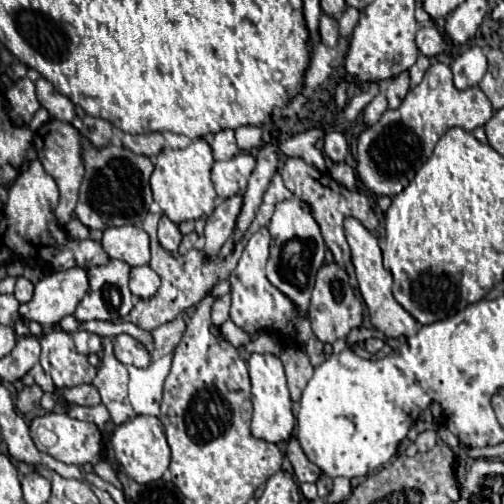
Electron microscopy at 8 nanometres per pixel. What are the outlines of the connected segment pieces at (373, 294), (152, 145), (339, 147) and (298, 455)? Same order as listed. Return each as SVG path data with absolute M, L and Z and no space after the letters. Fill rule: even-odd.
M345 219L345 233L347 233L347 241L351 245L351 253L353 253L353 265L355 265L355 275L359 281L359 293L362 301L368 309L371 323L385 333L385 337L397 339L401 335L413 335L417 333L417 321L393 299L391 295L391 283L393 277L391 273L383 267L381 261L381 249L377 245L377 237L371 235L357 219Z
M127 133L123 137L123 145L127 149L131 149L133 153L155 159L157 153L161 153L161 149L165 147L165 139L161 133L143 133L143 135L129 135Z
M327 133L325 141L323 141L323 153L327 157L331 157L333 161L343 161L349 153L345 137L341 133Z
M291 437L289 443L287 443L287 457L289 457L291 465L293 465L293 471L295 471L295 477L299 479L299 483L305 483L305 481L315 483L319 479L321 469L317 469L317 465L313 465L305 457L305 453L303 453L303 449L301 449L301 445L299 445L299 441L295 437Z

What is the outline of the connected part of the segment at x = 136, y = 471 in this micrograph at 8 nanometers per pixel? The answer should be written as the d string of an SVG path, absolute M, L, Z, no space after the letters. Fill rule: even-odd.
M137 415L135 419L115 427L111 435L111 449L113 449L115 459L121 463L123 471L137 483L149 483L149 481L161 479L171 459L163 425L157 417L149 417L149 415Z

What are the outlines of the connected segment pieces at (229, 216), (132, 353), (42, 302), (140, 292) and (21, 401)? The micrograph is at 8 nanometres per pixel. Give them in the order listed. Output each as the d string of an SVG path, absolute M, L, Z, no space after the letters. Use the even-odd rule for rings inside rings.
M241 195L225 199L215 211L205 219L205 247L207 255L215 255L227 243L237 227L237 217L241 213Z
M117 335L115 337L117 345L115 345L115 357L123 363L123 365L133 365L139 369L145 369L151 365L151 353L145 345L141 345L137 339L129 337L129 335Z
M73 267L51 273L35 285L31 301L19 305L19 317L41 325L55 325L71 315L87 291L87 271Z
M149 265L133 267L131 269L129 289L131 289L133 295L137 295L141 299L147 299L147 297L151 297L151 295L157 293L159 285L161 285L161 279L159 279L159 275Z
M33 385L33 387L23 387L23 391L19 393L17 401L15 401L15 407L21 415L29 417L35 409L39 409L39 401L43 397L43 391L39 385Z

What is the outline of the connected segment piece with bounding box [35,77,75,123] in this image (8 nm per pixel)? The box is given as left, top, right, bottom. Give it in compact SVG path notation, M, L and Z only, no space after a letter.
M39 77L35 81L37 85L37 99L41 101L41 105L49 111L49 115L57 121L65 121L71 123L75 119L75 105L69 101L69 97L65 97L63 93L59 93L47 79Z

